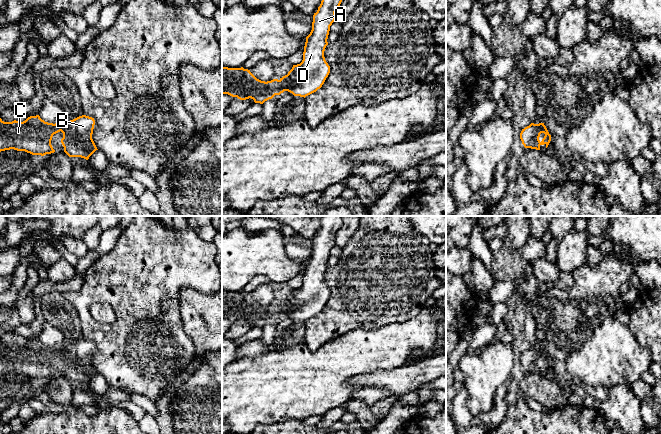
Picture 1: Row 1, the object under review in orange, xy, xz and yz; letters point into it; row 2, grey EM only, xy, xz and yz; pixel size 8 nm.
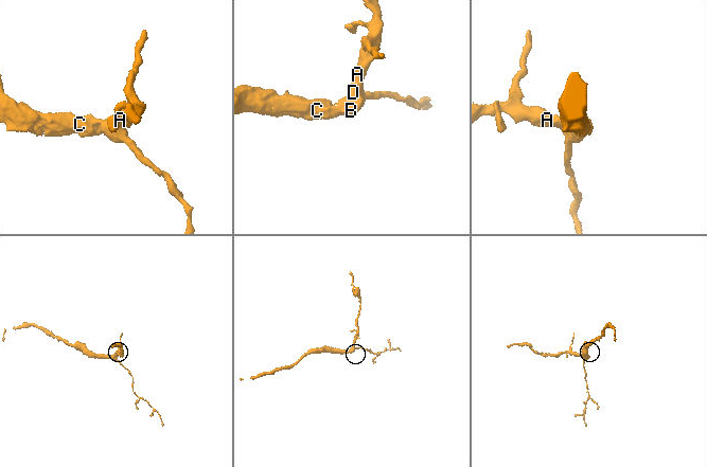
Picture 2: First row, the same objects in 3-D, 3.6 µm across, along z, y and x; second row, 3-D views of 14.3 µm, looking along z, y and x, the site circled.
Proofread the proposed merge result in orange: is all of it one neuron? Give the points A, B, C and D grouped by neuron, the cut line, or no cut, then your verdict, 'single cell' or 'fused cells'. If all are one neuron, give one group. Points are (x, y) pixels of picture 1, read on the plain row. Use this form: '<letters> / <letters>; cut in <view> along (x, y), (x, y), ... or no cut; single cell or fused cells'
A B C D; no cut; single cell

